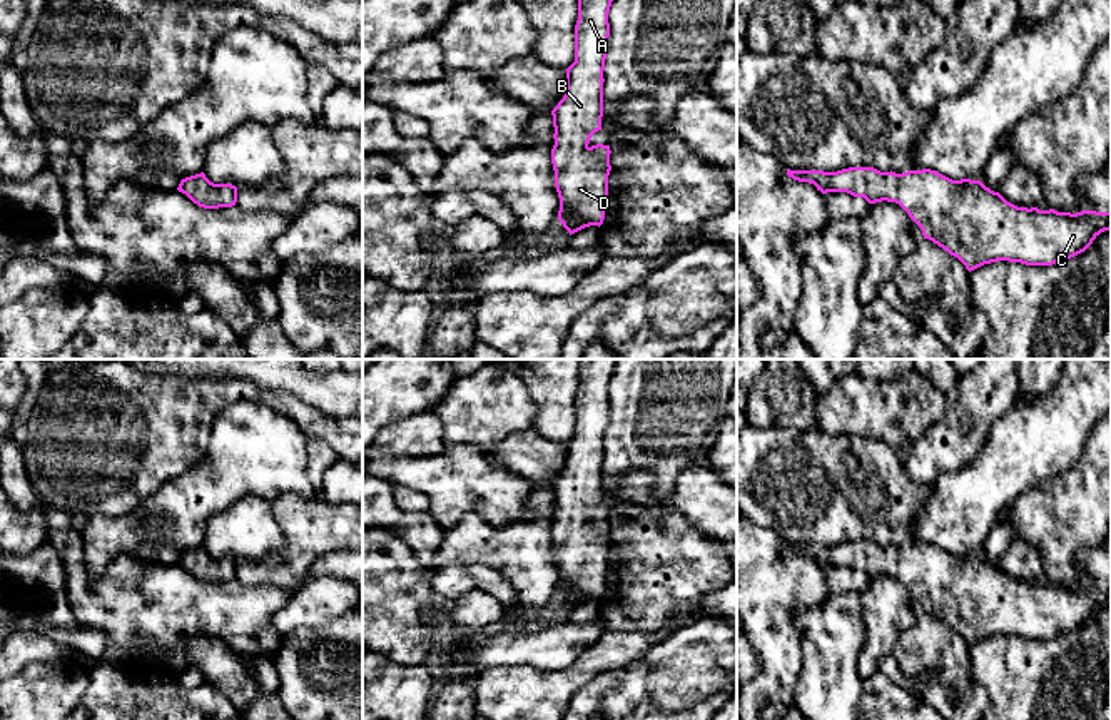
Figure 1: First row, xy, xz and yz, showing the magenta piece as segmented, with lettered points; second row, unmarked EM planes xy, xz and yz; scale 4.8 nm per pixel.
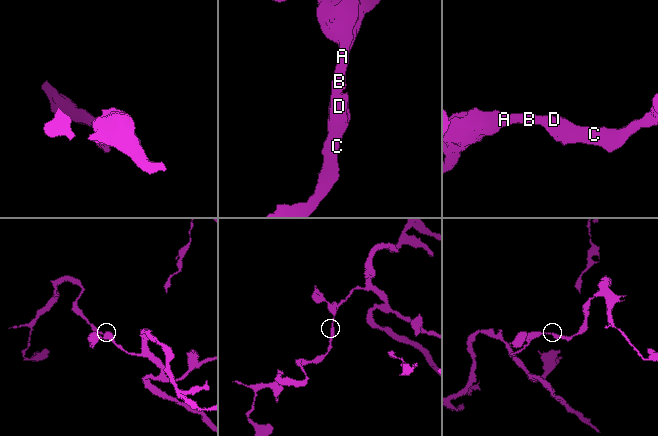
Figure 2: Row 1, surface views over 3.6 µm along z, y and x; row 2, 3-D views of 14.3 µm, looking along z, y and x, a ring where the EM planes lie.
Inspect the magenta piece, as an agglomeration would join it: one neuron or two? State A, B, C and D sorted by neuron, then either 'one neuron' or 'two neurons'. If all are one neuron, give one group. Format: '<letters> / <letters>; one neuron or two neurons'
A B C D; one neuron

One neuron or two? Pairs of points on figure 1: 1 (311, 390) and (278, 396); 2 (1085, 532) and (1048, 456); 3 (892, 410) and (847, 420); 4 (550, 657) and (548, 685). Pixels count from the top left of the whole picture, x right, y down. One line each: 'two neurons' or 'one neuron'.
1: two neurons
2: two neurons
3: one neuron
4: two neurons

